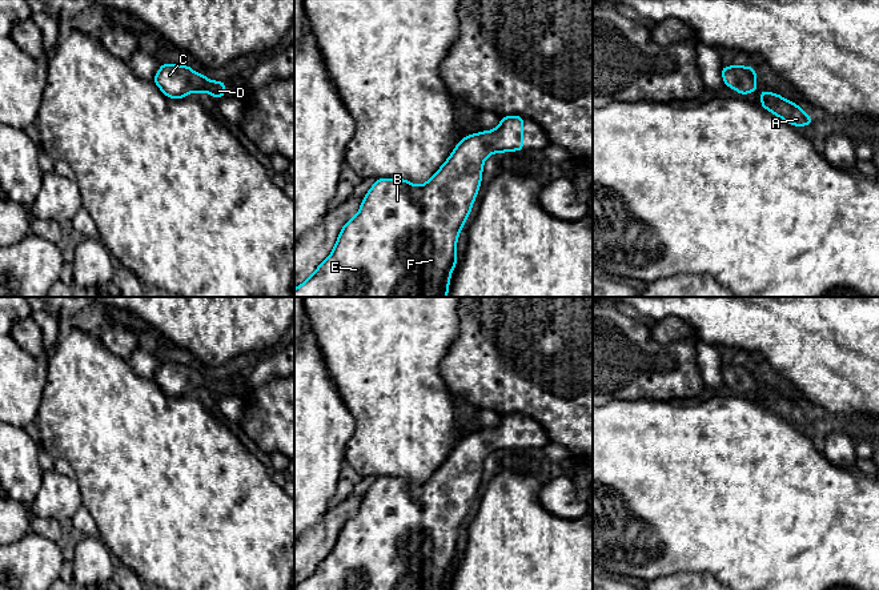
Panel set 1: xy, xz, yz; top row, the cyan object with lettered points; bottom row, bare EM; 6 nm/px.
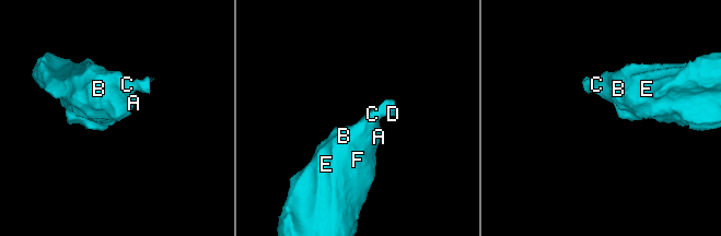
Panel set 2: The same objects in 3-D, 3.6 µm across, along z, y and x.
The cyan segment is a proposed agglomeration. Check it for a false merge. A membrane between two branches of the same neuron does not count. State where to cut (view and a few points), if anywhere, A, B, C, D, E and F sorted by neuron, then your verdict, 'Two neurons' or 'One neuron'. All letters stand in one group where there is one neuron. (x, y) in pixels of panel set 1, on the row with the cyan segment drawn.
No split. Groups: A B C D E F. One neuron

